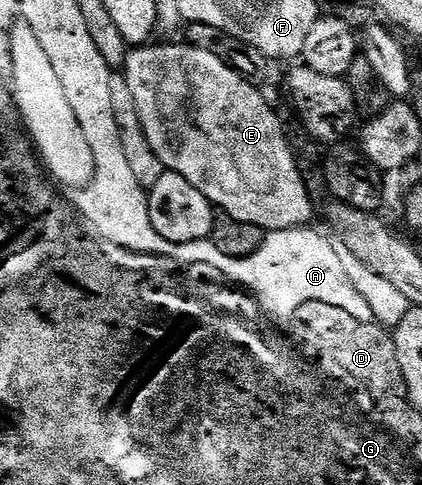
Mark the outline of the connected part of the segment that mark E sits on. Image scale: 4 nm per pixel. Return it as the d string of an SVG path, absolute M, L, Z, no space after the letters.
M148 43L142 47L132 48L123 64L123 74L129 93L133 96L133 103L137 115L141 119L141 127L145 131L145 139L149 139L149 147L157 155L160 166L164 170L181 175L210 199L216 210L227 212L226 216L232 221L240 221L246 225L255 225L264 231L277 229L297 229L308 224L311 217L311 197L307 194L307 185L303 182L303 177L299 174L299 165L295 162L295 157L291 154L291 149L287 146L287 133L285 128L278 121L272 102L267 102L257 90L252 82L235 69L230 69L225 62L217 55L209 55L209 51L201 51L195 45L180 43L180 45L155 45Z

